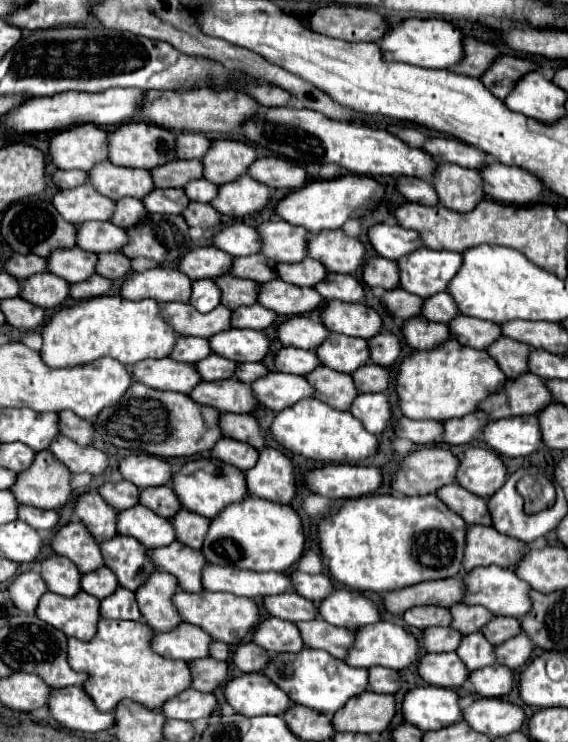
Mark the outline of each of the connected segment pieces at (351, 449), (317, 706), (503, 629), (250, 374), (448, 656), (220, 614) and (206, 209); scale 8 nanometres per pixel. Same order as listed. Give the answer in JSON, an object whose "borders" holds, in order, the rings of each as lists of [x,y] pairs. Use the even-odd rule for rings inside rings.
{"borders":[[[[312,397],[278,411],[270,425],[270,433],[284,449],[306,459],[326,463],[356,463],[374,455],[378,447],[376,435],[368,433],[364,425],[360,425],[360,421],[352,417],[350,411],[336,411]]],[[[304,647],[300,653],[272,653],[268,665],[262,673],[278,685],[294,703],[320,711],[324,715],[334,715],[350,697],[366,691],[366,669],[356,669],[344,665],[344,661],[316,649]]],[[[492,617],[492,621],[488,621],[488,625],[484,625],[480,629],[480,633],[492,643],[492,645],[500,645],[504,643],[508,637],[518,635],[520,629],[520,621],[514,617]]],[[[240,363],[234,373],[236,373],[236,379],[240,379],[240,381],[250,385],[252,381],[256,381],[264,373],[268,373],[268,369],[262,363]]],[[[426,653],[416,663],[416,671],[426,683],[448,689],[460,687],[470,673],[456,653]]],[[[178,591],[172,597],[172,605],[180,613],[182,621],[198,625],[214,641],[222,641],[228,645],[238,645],[256,627],[256,621],[260,621],[258,605],[248,597],[236,597],[232,593],[210,593],[210,591],[186,593],[186,591]]],[[[192,201],[182,211],[182,215],[190,227],[200,225],[202,229],[208,229],[208,227],[214,227],[220,223],[220,213],[216,213],[216,209],[212,209],[212,205],[208,205],[208,203]]]]}

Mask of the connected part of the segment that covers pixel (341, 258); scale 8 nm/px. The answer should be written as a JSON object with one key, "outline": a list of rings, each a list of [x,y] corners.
{"outline":[[[326,229],[306,243],[308,257],[320,261],[332,273],[356,273],[364,263],[364,245],[356,237],[346,237],[340,229]]]}

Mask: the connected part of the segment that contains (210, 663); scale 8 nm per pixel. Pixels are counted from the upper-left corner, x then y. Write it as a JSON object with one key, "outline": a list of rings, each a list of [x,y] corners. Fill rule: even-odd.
{"outline":[[[206,657],[206,659],[190,661],[188,665],[190,665],[190,671],[192,671],[192,685],[190,687],[196,689],[196,691],[210,693],[228,679],[226,677],[228,675],[226,661]]]}

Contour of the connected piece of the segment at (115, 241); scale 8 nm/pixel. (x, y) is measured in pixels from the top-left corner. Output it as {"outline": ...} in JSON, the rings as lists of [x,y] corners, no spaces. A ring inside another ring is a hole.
{"outline":[[[84,221],[76,225],[76,245],[90,253],[108,253],[120,251],[128,243],[128,235],[122,227],[112,225],[110,221]]]}

